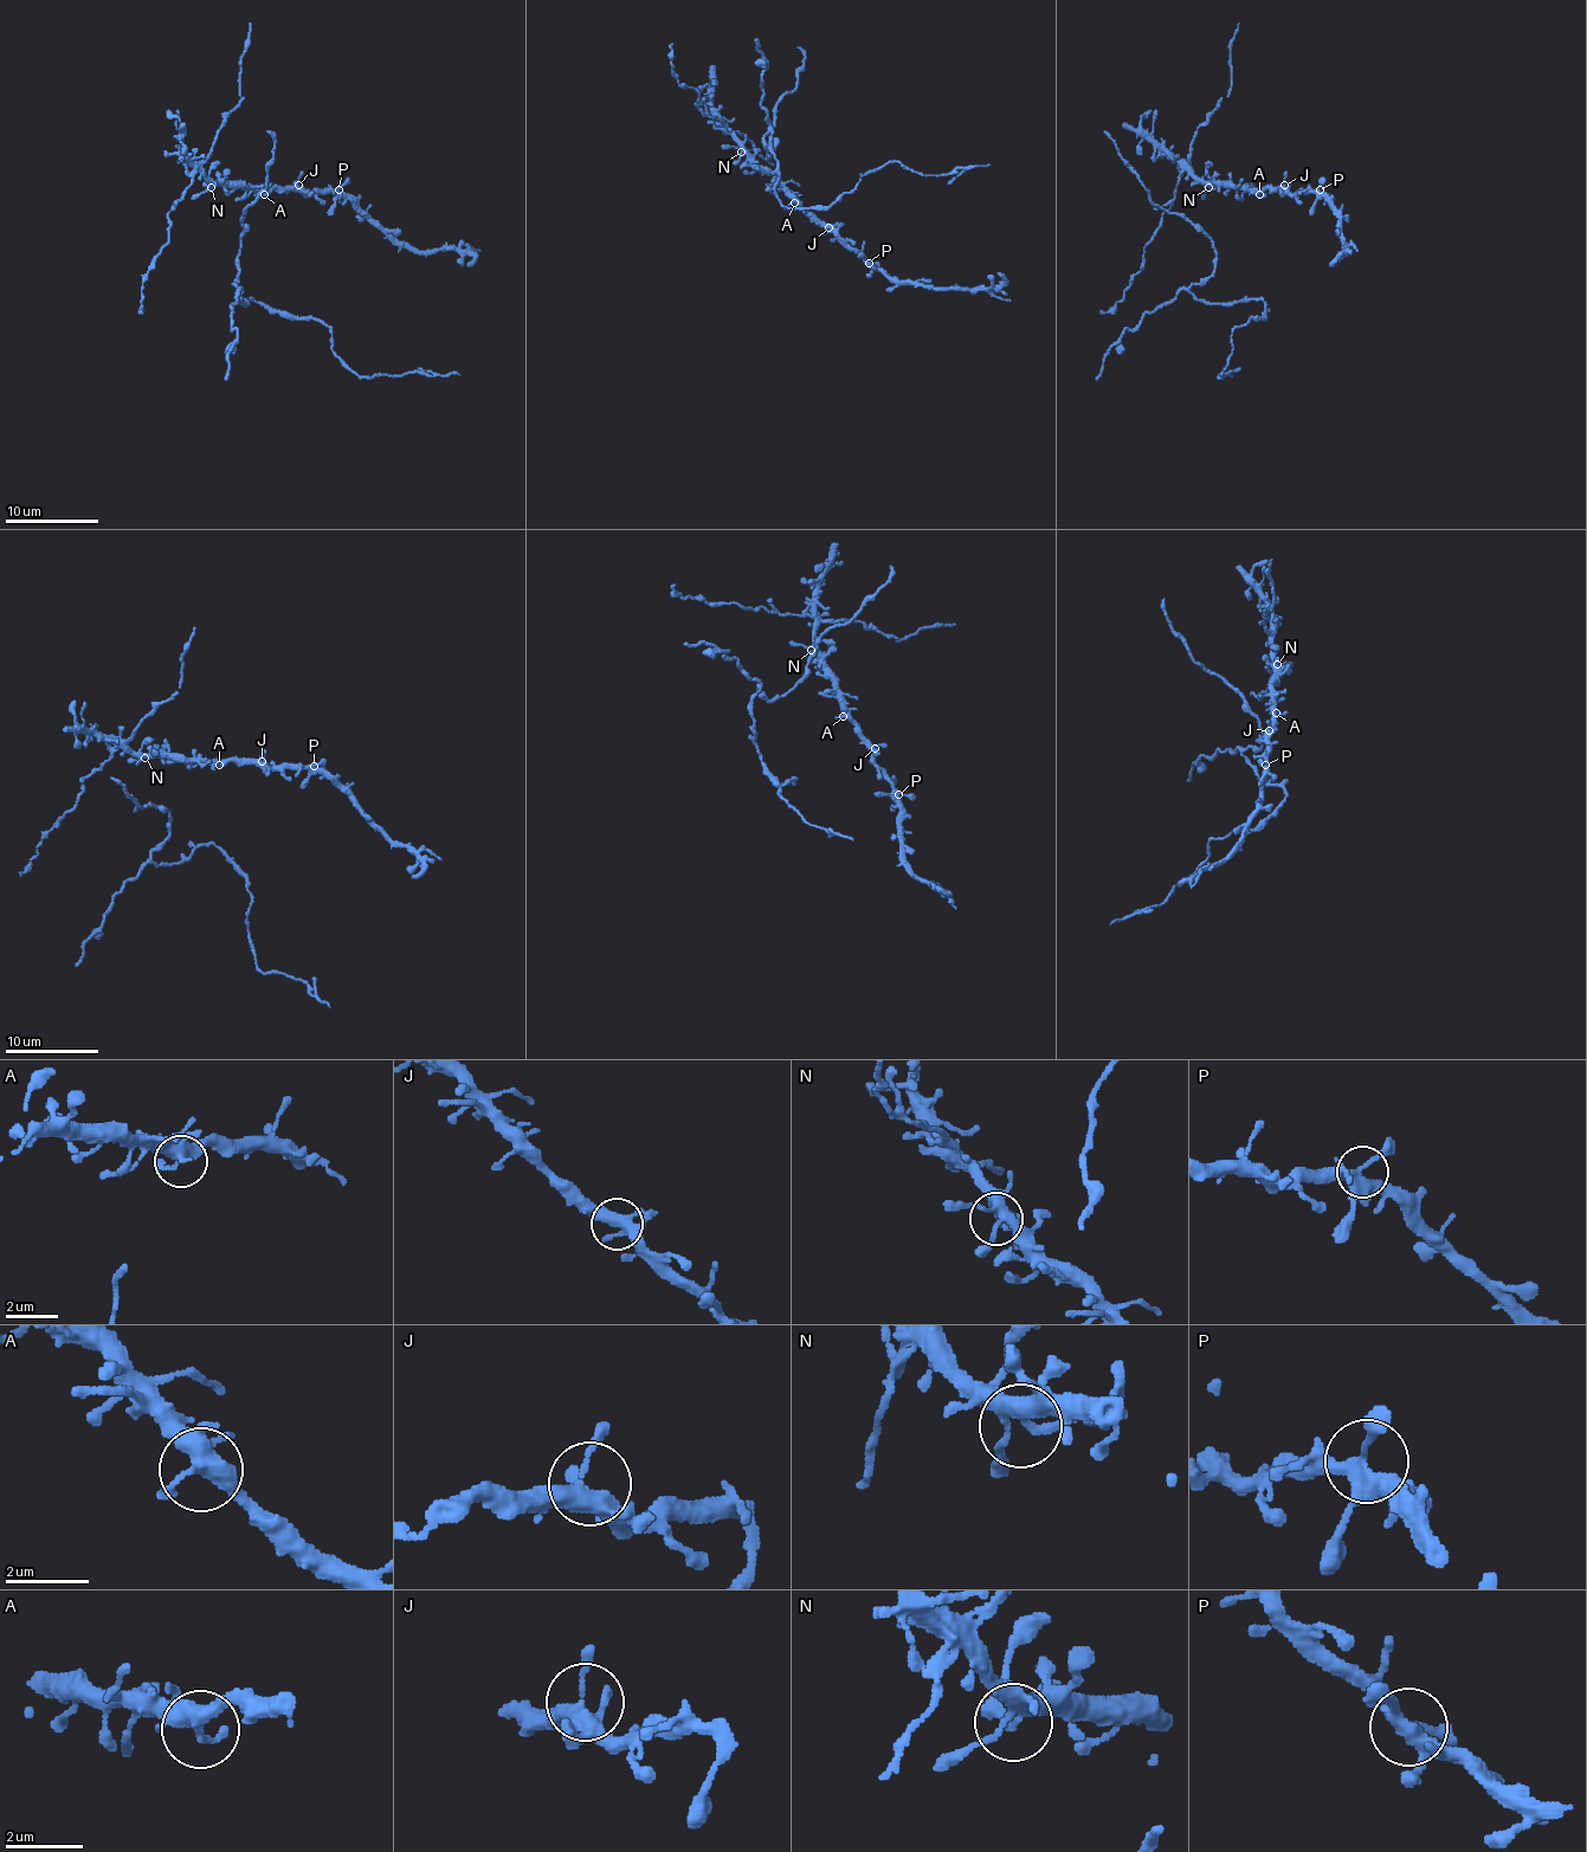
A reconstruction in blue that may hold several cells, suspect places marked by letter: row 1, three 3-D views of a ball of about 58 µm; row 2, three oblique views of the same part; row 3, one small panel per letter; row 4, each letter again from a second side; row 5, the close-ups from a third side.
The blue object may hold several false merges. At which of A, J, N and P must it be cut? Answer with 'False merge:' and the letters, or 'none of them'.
False merge: none of them

